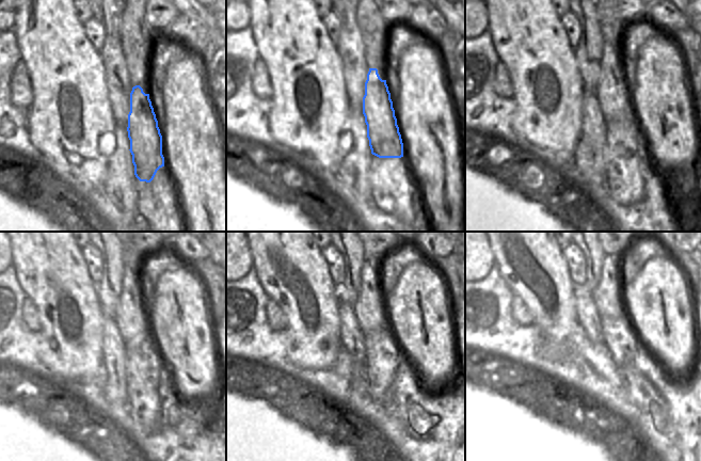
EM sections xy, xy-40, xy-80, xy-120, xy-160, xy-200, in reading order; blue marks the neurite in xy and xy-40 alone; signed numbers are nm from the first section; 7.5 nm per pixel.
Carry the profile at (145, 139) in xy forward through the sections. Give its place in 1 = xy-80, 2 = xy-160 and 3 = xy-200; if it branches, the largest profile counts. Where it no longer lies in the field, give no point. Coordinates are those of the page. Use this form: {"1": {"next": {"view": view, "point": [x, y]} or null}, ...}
{"1": {"next": {"view": "xy-80", "point": [611, 92]}}, "2": {"next": {"view": "xy-160", "point": [369, 307]}}, "3": {"next": {"view": "xy-200", "point": [607, 296]}}}

